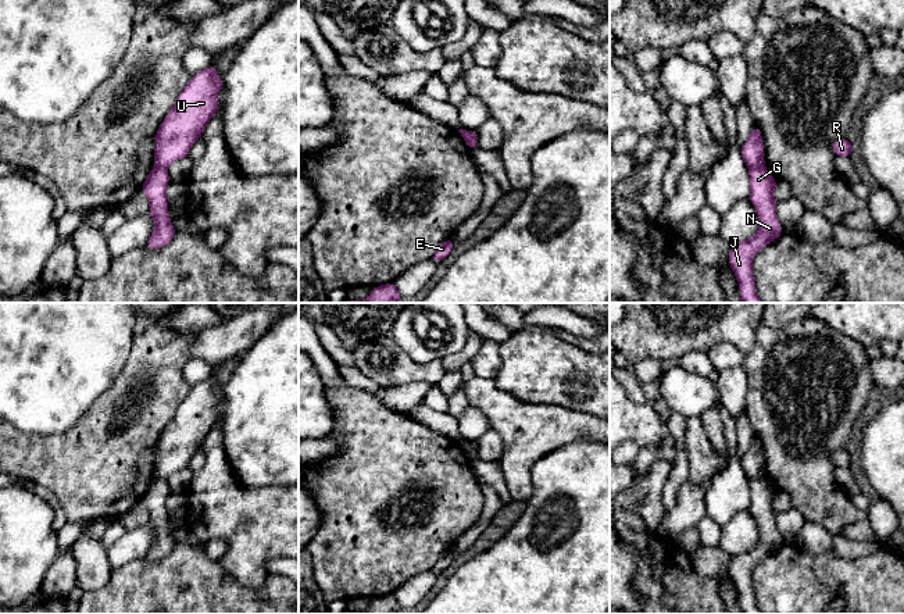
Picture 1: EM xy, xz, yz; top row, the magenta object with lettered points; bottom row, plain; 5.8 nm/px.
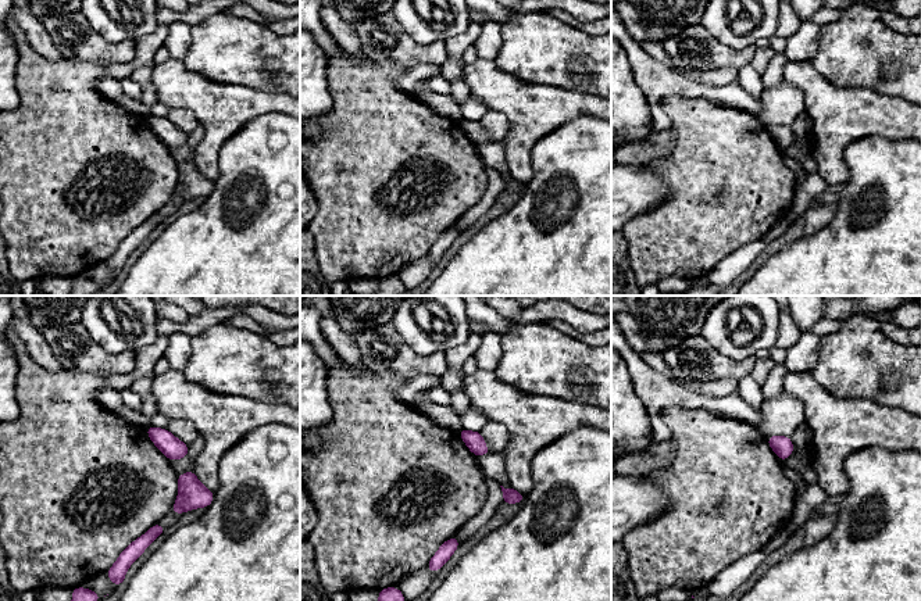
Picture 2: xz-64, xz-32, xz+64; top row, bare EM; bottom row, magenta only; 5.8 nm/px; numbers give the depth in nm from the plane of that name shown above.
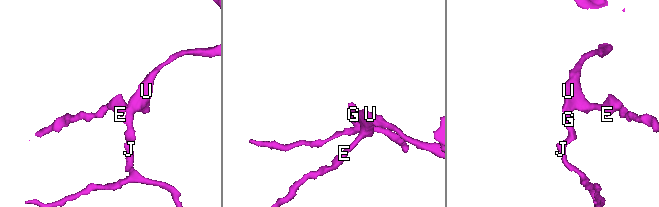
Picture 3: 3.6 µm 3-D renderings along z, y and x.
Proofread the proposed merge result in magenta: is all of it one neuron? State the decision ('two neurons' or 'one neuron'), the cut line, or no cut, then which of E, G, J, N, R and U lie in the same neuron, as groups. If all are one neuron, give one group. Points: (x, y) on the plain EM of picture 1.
two neurons; cut in yz along (763, 477), (750, 479); E R U / G J N

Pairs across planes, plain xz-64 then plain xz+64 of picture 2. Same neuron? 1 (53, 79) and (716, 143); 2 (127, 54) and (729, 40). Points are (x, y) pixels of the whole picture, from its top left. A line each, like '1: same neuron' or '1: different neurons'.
1: same neuron
2: different neurons

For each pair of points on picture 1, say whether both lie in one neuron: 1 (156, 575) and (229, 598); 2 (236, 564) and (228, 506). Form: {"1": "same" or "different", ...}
{"1": "same", "2": "same"}

